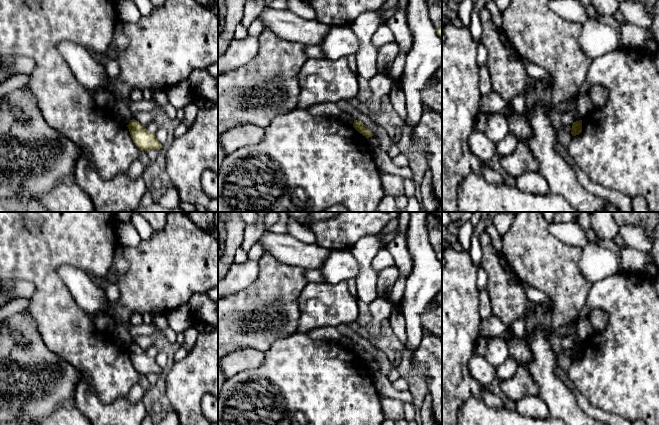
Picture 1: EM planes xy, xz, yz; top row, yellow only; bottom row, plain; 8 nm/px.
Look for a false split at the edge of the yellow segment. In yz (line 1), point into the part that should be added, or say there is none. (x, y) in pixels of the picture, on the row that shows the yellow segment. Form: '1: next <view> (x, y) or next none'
1: next none

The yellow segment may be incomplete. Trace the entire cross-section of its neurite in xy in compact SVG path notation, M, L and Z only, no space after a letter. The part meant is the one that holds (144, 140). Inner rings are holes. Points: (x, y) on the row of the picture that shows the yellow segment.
M132 119L127 125L131 138L140 151L150 149L160 150L163 145L157 140L155 134L150 133L145 125Z

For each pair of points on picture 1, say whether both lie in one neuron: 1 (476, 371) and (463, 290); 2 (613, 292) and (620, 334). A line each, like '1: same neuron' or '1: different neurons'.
1: different neurons
2: same neuron

